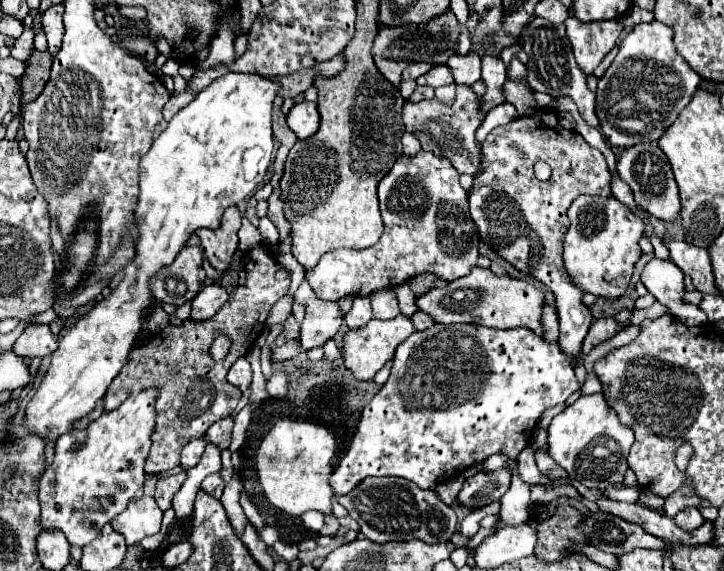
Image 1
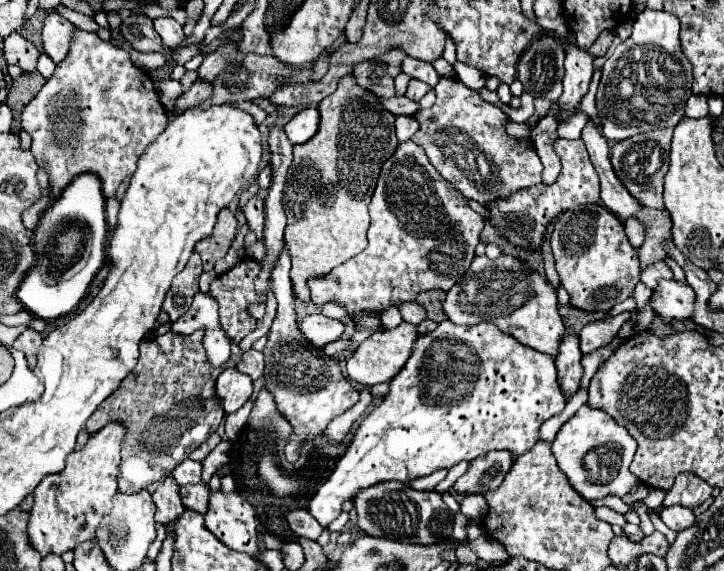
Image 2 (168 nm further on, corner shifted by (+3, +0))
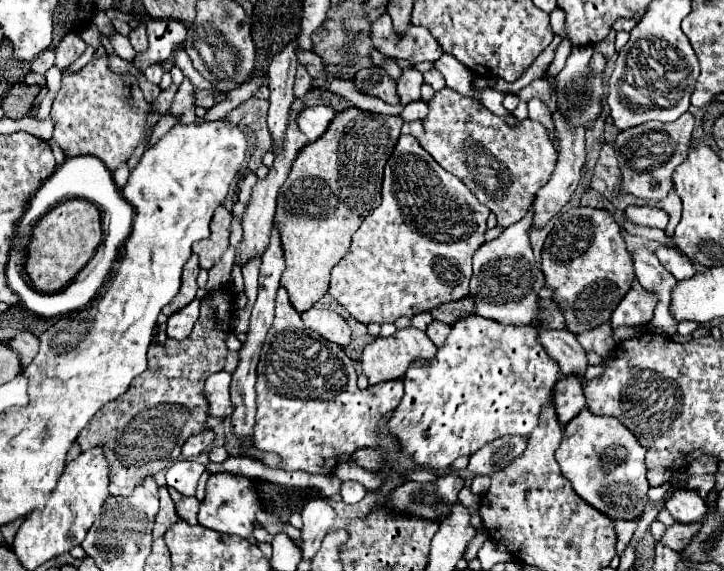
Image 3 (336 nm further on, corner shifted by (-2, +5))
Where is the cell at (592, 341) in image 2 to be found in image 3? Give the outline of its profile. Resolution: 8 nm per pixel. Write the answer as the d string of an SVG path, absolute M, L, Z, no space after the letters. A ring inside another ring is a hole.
M637 279L633 281L629 293L617 305L611 317L611 325L647 325L653 317L653 309L657 305L657 295L645 289Z

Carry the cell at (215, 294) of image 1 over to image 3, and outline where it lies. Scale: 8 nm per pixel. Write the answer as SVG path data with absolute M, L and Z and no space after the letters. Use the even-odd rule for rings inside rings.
M199 299L191 301L189 305L185 305L181 311L173 313L169 319L167 319L167 337L169 339L175 339L175 341L181 341L185 337L189 337L197 317L199 317Z

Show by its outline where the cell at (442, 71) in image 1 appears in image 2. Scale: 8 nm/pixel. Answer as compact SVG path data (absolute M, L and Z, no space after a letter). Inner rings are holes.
M410 80L410 84L408 84L408 92L406 92L406 96L410 98L410 100L420 100L420 98L424 98L424 94L426 92L430 92L432 90L432 86L430 84L426 84L426 82L420 82L420 80Z

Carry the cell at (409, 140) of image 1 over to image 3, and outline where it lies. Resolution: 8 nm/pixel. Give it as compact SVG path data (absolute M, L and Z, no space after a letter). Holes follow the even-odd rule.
M419 99L419 101L411 101L409 105L405 105L401 117L403 117L403 121L425 119L425 117L427 117L427 103L425 103L423 99Z

